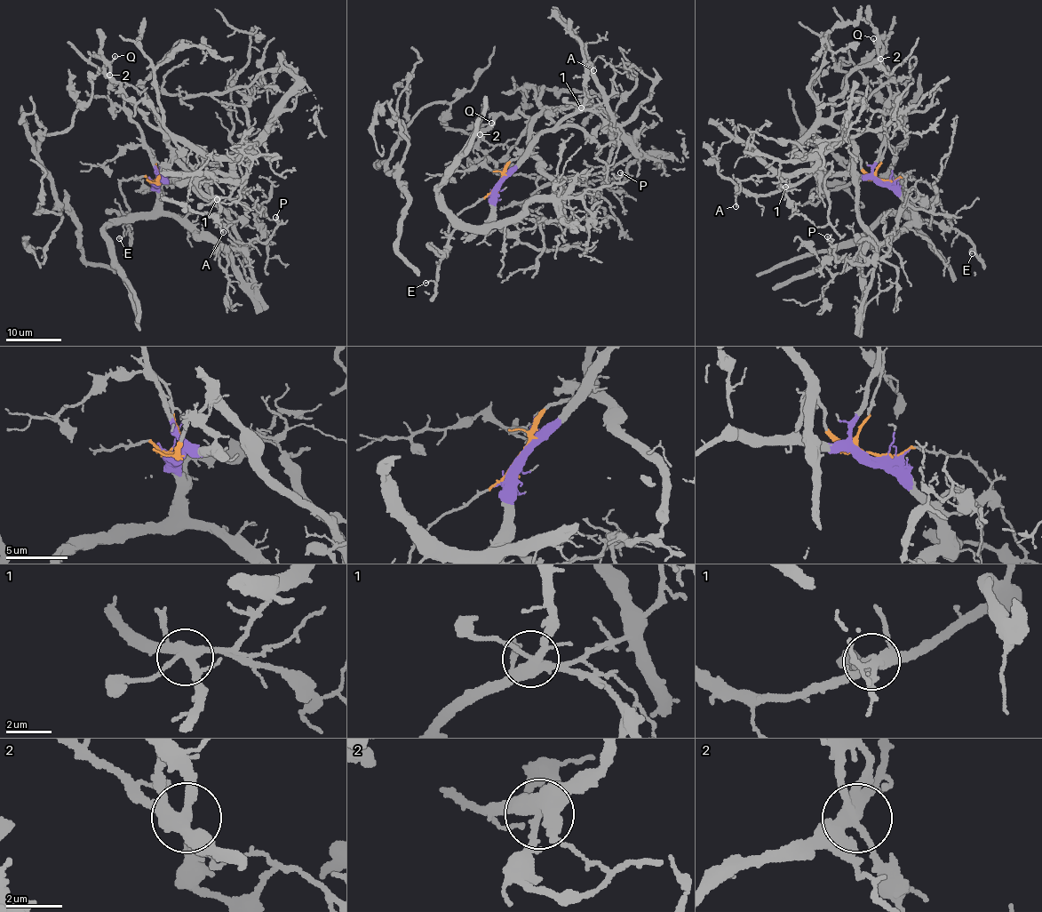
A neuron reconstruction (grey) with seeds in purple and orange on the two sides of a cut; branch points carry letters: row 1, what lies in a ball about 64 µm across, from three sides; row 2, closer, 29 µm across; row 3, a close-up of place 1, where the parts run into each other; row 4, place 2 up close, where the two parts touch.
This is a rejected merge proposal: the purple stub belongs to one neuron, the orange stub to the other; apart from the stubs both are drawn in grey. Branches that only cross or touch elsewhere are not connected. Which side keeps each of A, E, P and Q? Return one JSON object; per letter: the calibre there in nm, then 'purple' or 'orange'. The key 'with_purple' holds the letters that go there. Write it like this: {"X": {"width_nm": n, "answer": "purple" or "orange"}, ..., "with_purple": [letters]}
{"A": {"width_nm": 140, "answer": "purple"}, "E": {"width_nm": 90, "answer": "purple"}, "P": {"width_nm": 140, "answer": "purple"}, "Q": {"width_nm": 110, "answer": "purple"}, "with_purple": ["A", "E", "P", "Q"]}

